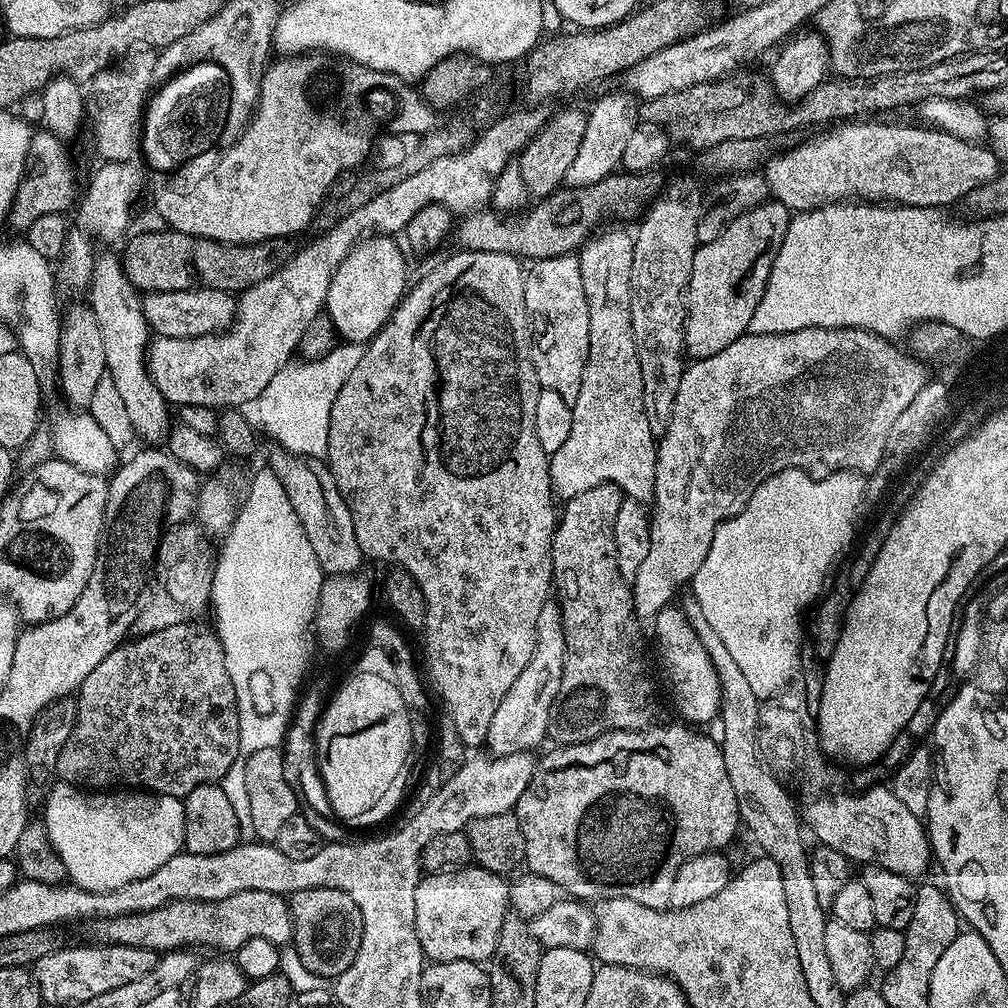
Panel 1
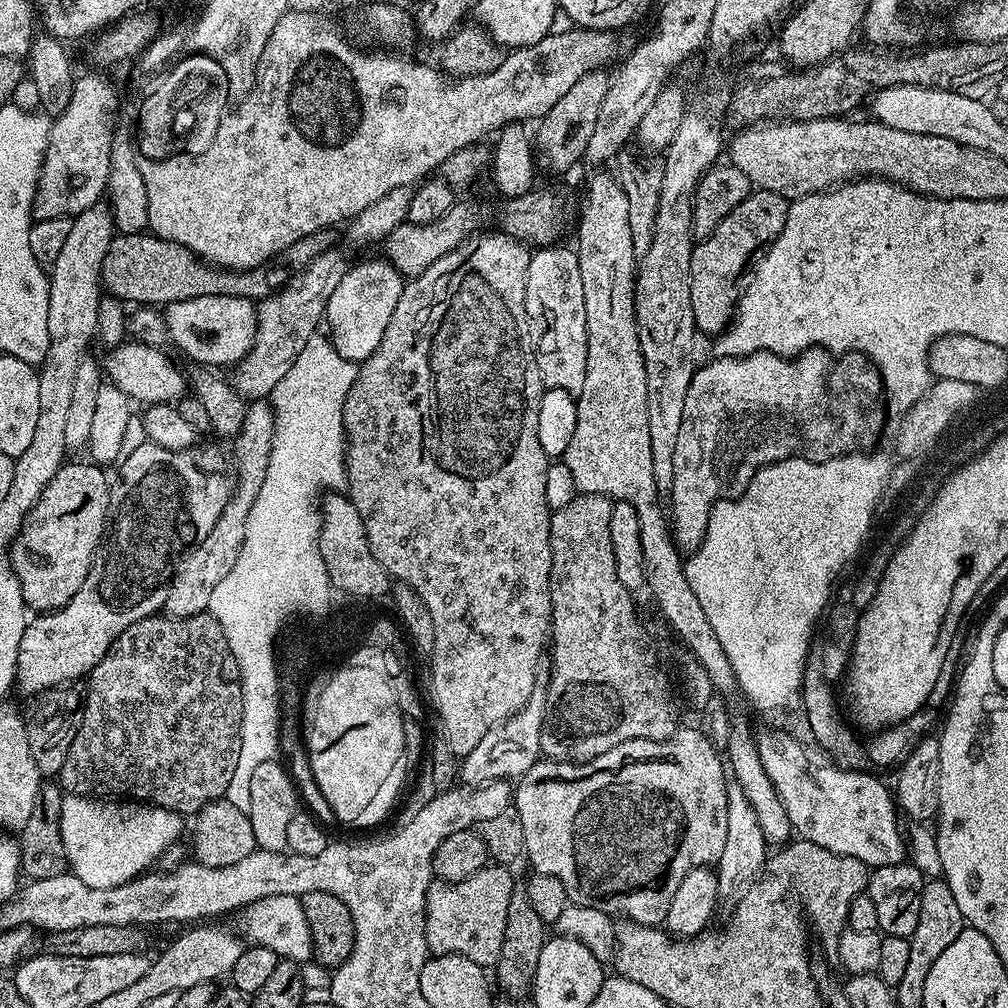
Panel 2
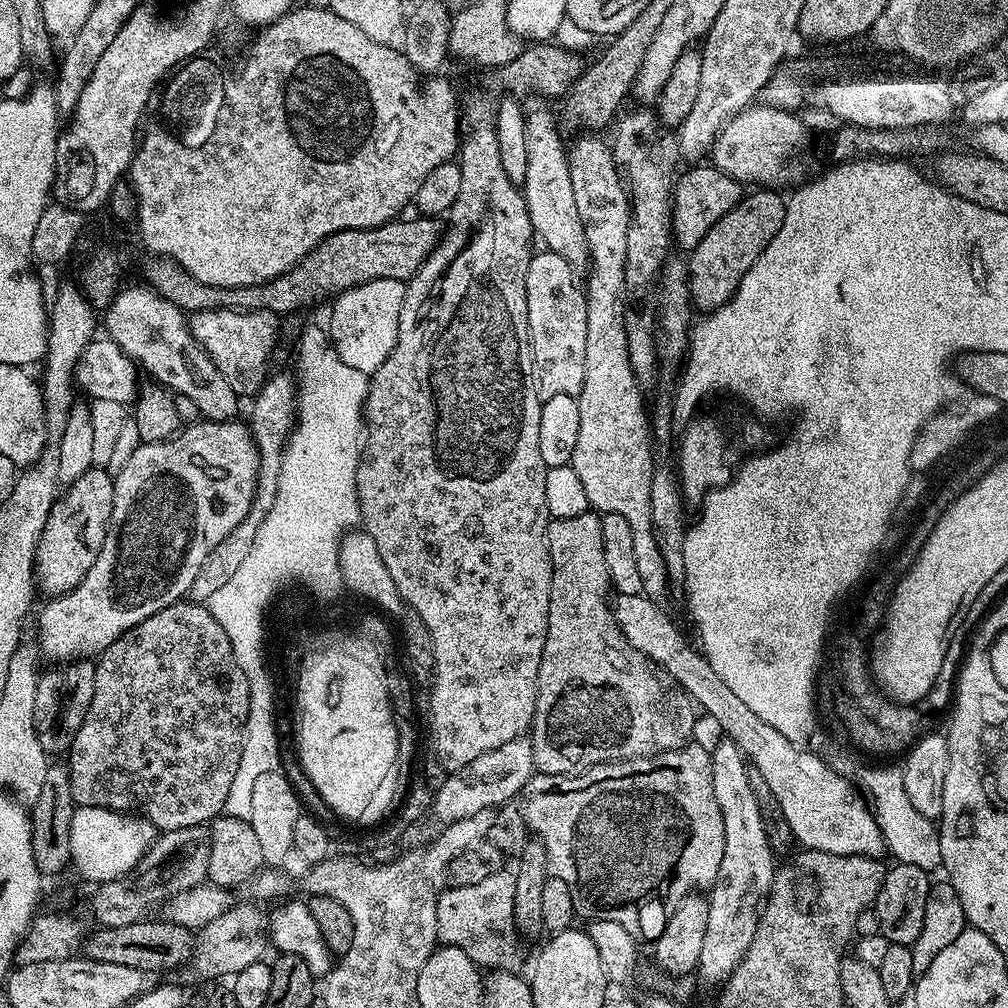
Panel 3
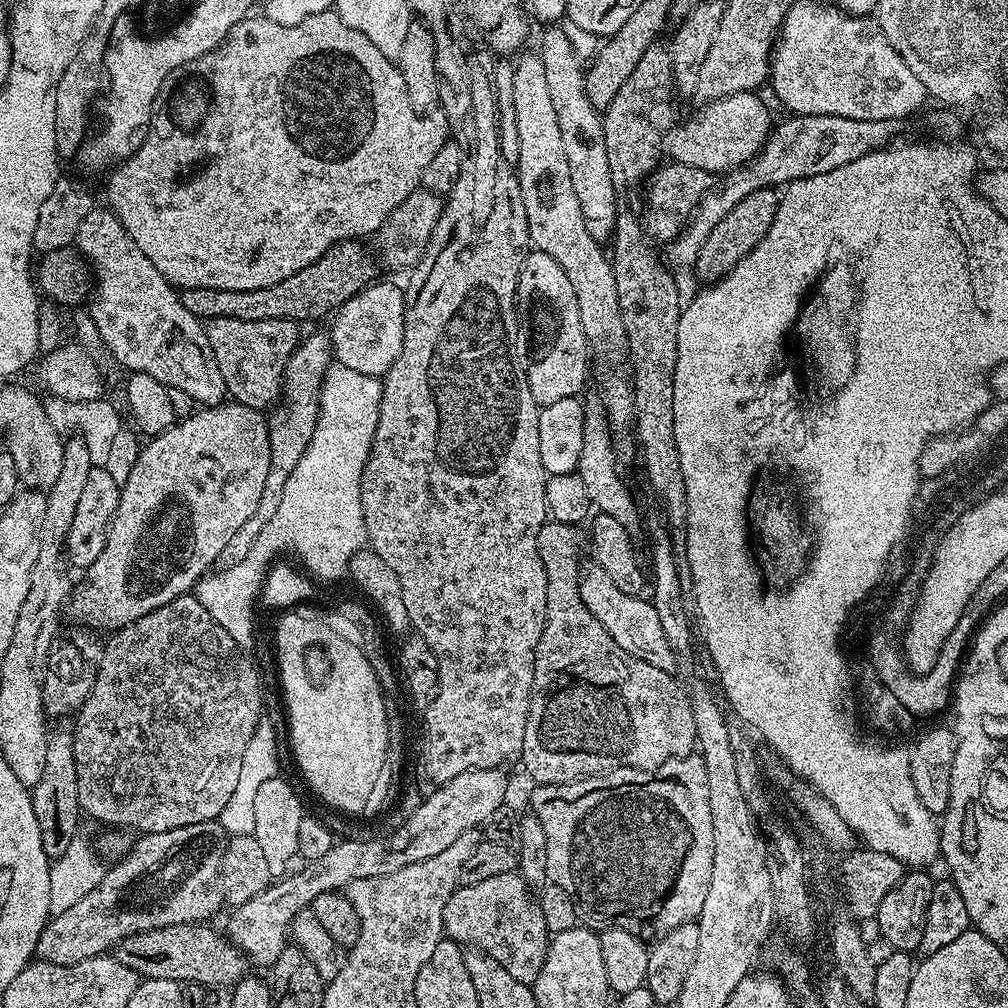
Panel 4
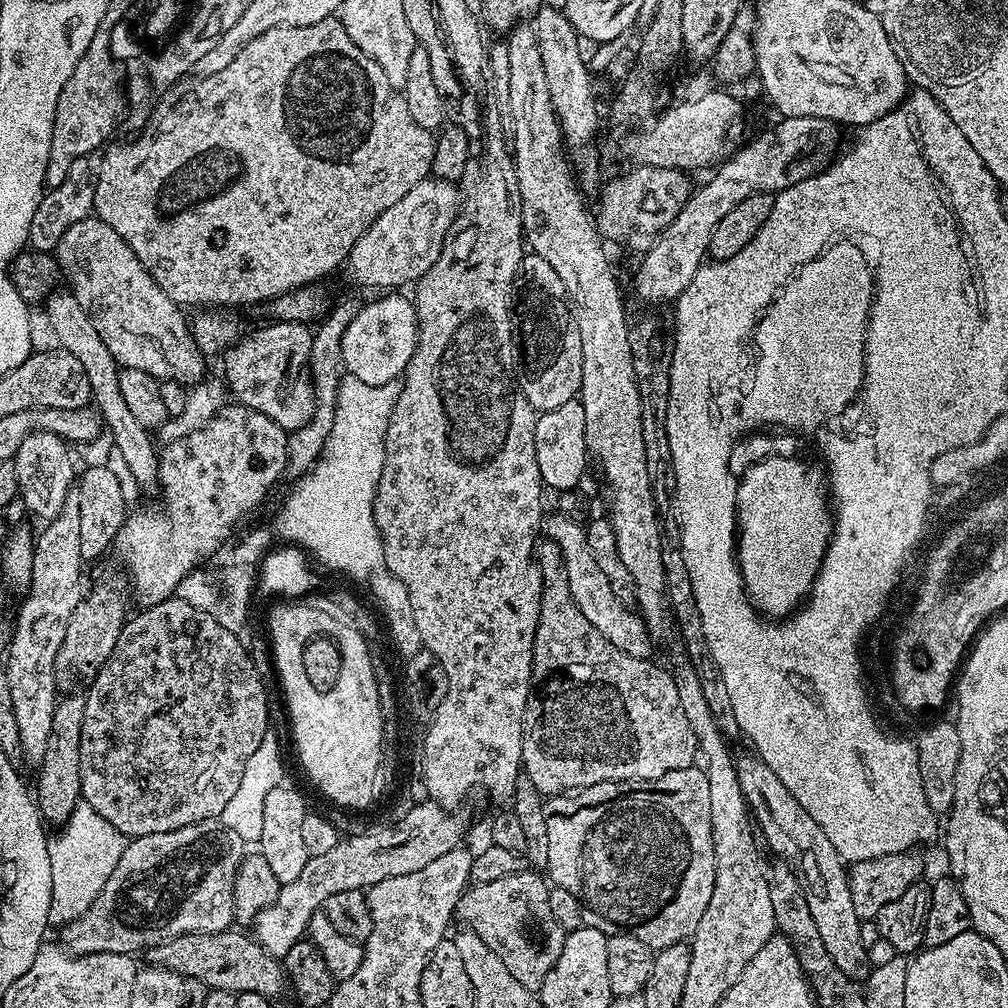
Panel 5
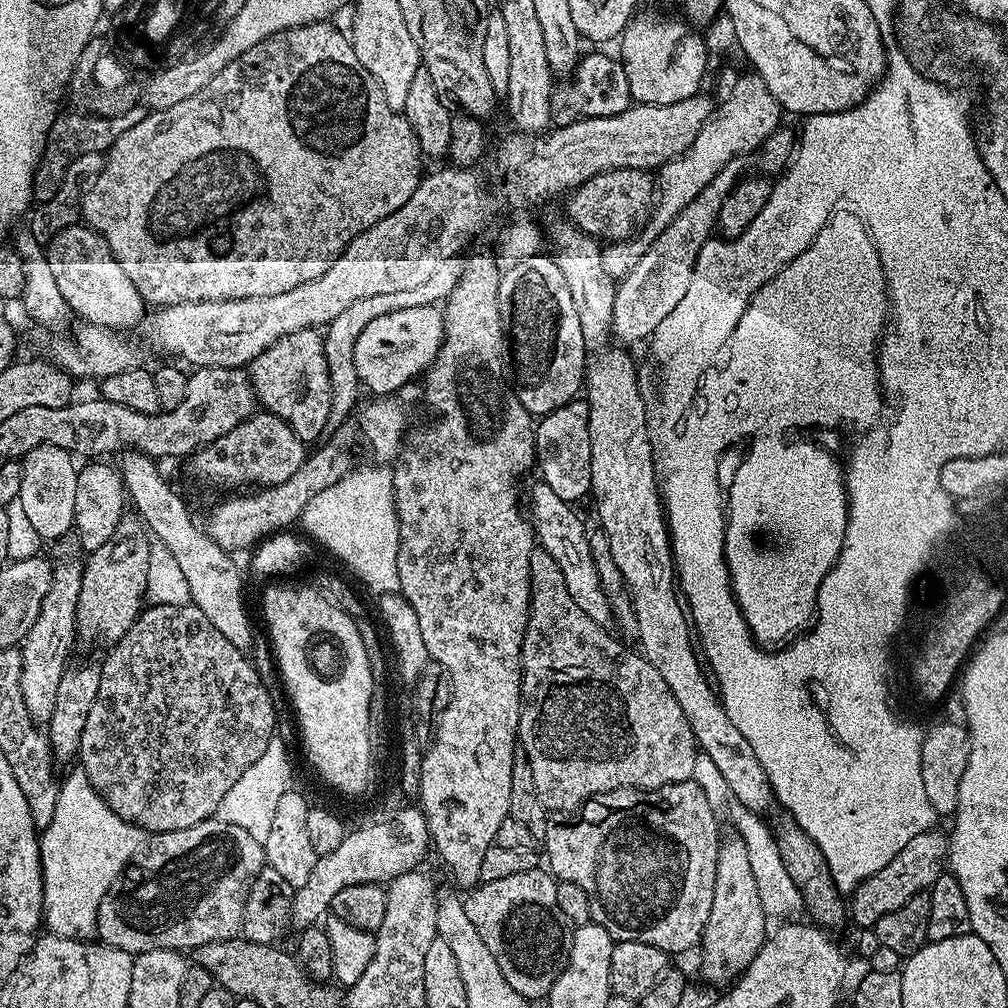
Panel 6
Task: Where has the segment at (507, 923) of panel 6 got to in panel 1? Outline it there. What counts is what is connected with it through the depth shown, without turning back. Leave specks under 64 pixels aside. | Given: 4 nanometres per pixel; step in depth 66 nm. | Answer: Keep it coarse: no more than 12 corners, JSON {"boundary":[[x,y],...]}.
{"boundary":[[479,866],[421,875],[414,926],[437,964],[491,961],[509,881]]}

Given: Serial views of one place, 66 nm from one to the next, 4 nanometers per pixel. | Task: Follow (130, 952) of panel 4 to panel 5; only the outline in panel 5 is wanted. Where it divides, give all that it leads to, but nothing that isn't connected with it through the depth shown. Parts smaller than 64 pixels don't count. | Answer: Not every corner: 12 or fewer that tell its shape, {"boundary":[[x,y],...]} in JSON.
{"boundary":[[244,932],[182,934],[149,965],[209,990],[286,992],[284,965]]}

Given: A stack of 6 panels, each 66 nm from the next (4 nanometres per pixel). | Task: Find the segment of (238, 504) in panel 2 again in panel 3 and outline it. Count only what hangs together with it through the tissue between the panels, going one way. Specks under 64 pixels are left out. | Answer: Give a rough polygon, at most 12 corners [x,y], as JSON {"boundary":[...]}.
{"boundary":[[295,377],[265,379],[248,425],[259,450],[251,510],[192,583],[206,602],[250,554],[274,506],[295,427]]}

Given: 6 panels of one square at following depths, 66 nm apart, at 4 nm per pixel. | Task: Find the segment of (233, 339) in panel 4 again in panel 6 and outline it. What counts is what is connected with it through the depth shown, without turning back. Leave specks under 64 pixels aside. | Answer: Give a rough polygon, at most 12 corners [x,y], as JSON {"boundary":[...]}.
{"boundary":[[298,330],[250,365],[259,407],[297,438],[329,427],[324,339]]}

